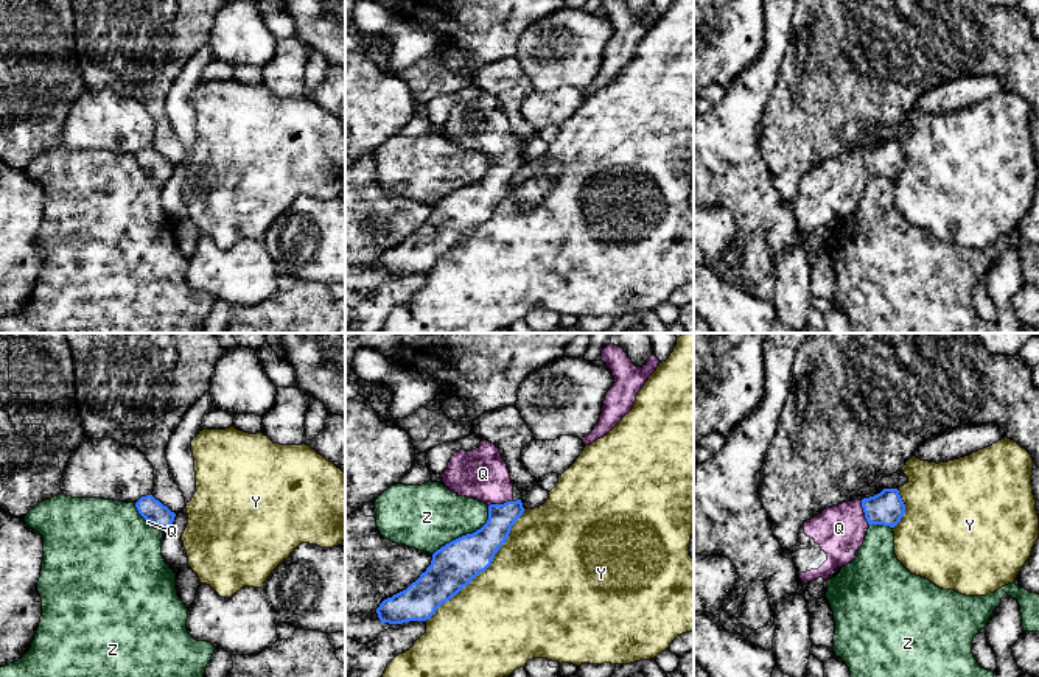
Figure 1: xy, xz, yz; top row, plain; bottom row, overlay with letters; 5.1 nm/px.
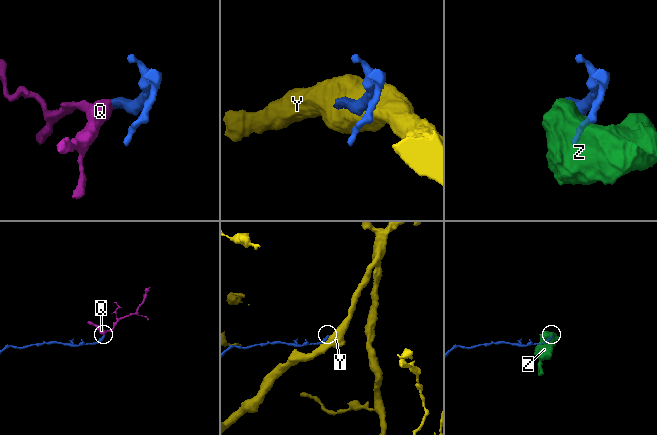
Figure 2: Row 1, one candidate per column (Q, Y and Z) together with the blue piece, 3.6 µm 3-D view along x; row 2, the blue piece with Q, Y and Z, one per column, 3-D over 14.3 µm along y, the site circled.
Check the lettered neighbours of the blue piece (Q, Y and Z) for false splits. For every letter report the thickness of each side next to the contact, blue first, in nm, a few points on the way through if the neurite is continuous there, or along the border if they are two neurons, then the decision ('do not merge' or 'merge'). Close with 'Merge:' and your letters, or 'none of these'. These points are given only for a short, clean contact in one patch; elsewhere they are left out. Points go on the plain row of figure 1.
Q: calibres 180 and 240 nm; way yz (887, 159), (864, 162), (839, 179); merge
Y: calibres 240 and 500 nm; do not merge
Z: calibres 240 and 340 nm; do not merge
Merge: Q

